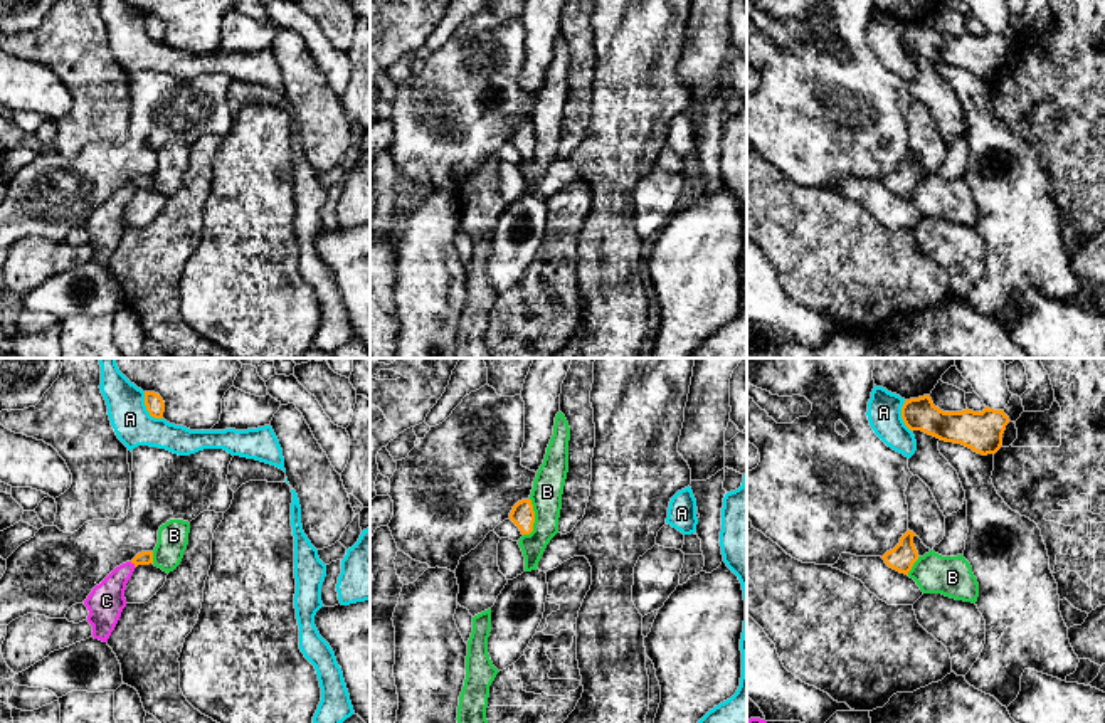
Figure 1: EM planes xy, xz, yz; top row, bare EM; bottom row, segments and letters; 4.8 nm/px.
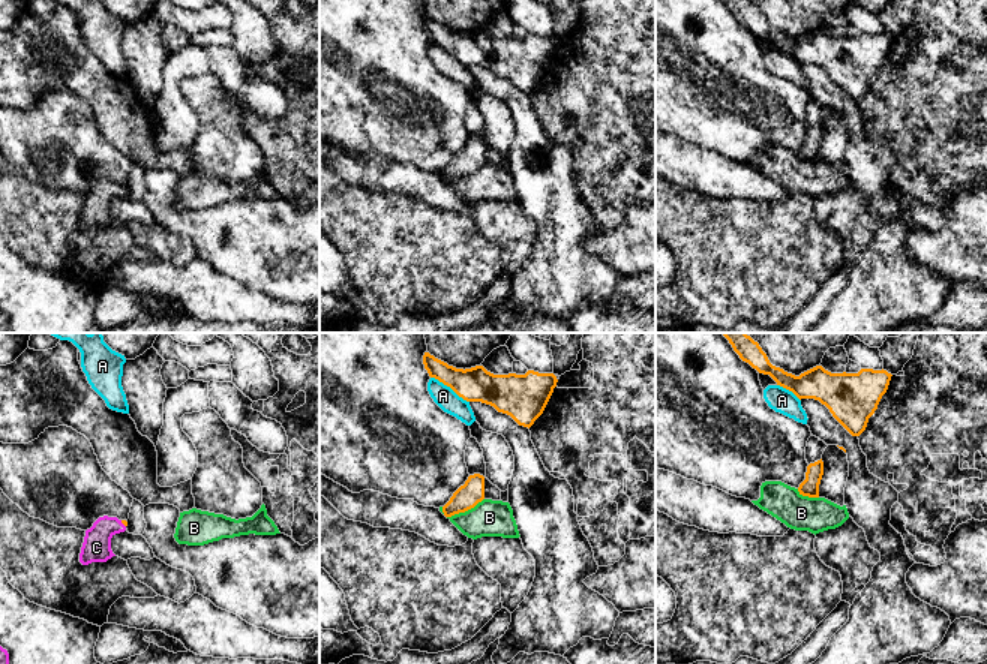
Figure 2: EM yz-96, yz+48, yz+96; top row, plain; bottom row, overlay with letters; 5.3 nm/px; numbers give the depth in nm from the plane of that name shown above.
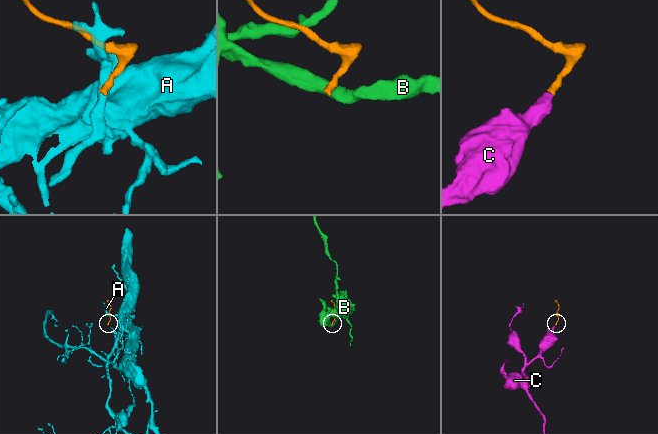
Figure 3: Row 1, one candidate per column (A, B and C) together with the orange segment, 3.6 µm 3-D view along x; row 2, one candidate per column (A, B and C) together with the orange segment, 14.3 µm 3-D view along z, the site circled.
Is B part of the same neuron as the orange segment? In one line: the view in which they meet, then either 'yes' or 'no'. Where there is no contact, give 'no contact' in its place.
xz | no

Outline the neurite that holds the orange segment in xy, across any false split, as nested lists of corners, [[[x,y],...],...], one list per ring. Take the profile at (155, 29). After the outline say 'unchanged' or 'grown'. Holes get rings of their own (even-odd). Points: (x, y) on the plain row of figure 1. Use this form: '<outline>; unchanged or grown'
[[[145,15],[145,29],[151,40],[163,42],[165,25],[155,15]]]; unchanged

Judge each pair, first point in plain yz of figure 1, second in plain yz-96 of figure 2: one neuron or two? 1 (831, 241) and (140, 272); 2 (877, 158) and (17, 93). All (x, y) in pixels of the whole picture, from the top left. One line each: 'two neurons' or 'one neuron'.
1: two neurons
2: two neurons

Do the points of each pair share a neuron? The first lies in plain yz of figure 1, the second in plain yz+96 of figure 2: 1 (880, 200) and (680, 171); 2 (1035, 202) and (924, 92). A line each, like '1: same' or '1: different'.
1: same
2: different

